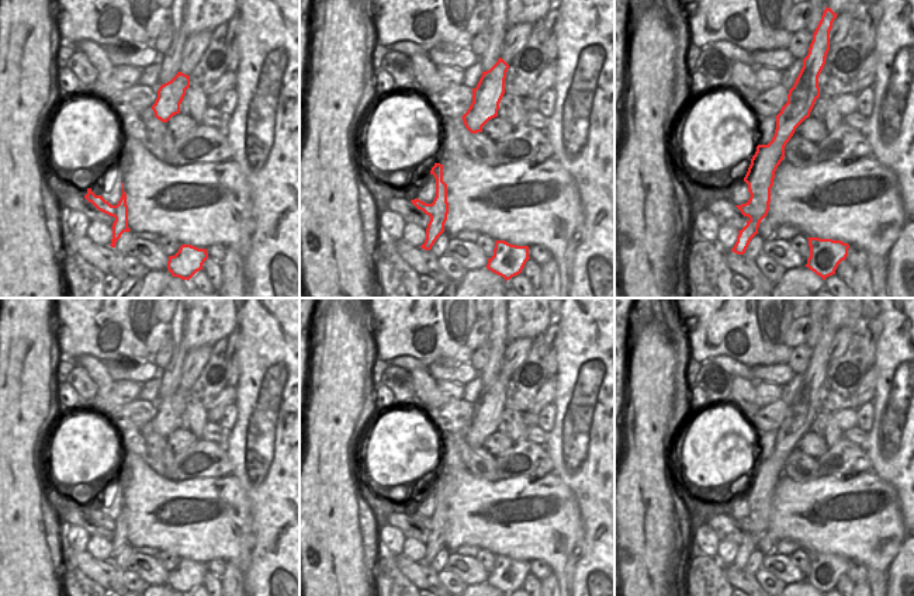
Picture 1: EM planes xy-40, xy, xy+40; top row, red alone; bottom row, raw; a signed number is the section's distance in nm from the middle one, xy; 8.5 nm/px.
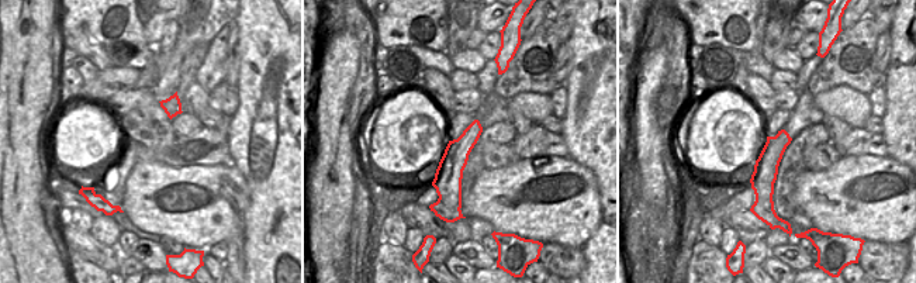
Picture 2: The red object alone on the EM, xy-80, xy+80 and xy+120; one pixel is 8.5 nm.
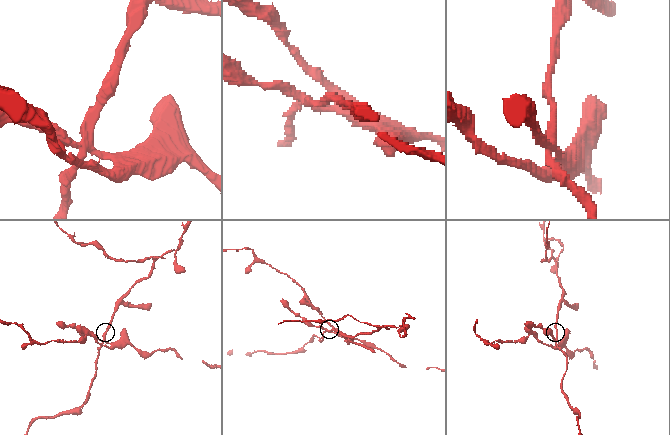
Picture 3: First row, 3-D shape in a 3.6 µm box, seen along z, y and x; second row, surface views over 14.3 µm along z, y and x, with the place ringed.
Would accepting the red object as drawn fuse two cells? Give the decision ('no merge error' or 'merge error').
merge error

